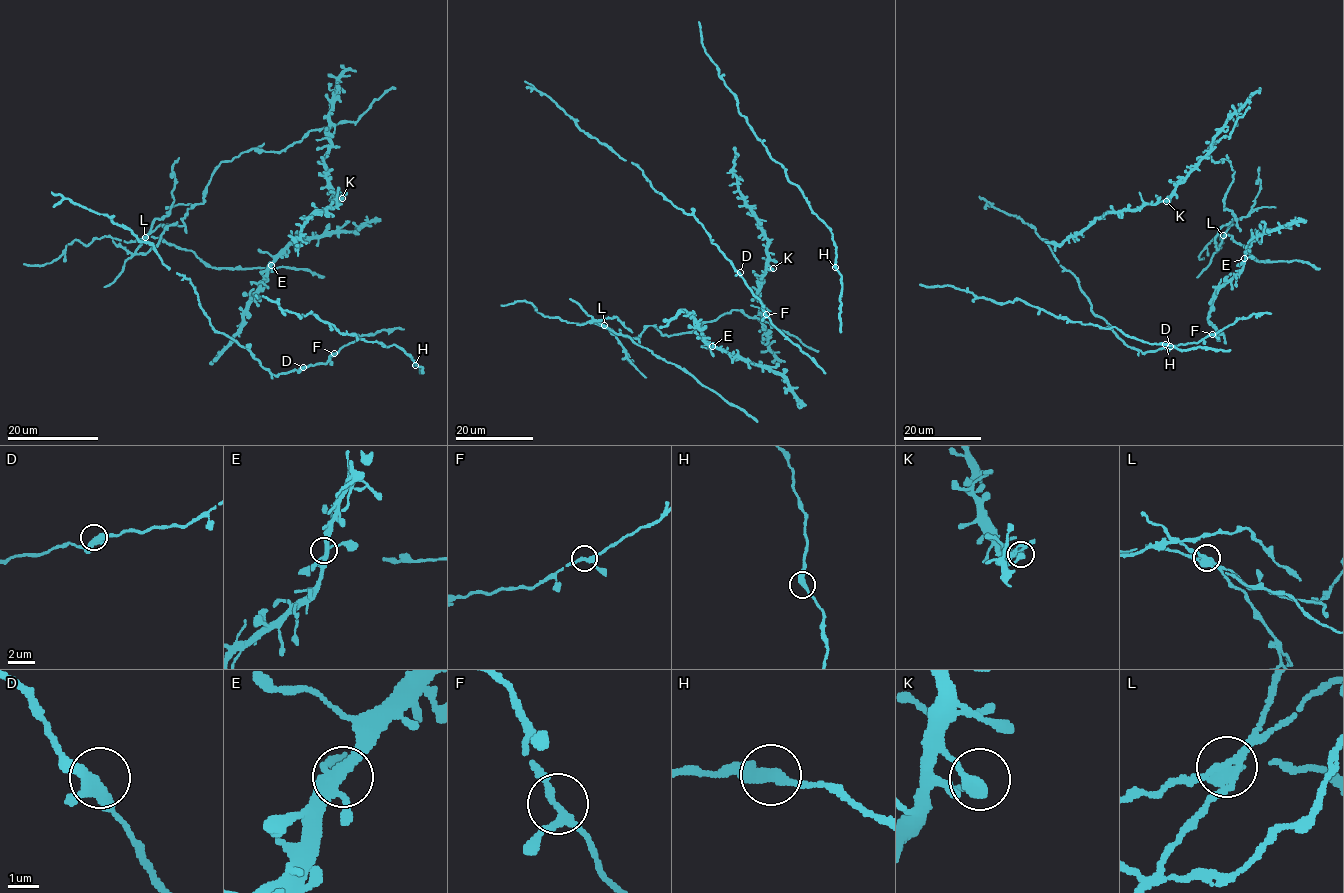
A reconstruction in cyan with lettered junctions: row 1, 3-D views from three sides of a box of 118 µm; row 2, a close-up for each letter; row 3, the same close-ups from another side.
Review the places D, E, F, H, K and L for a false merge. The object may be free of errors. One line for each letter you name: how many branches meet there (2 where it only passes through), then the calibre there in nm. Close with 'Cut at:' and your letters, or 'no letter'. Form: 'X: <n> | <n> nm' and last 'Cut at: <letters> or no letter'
L: 3 | 320 nm
Cut at: L

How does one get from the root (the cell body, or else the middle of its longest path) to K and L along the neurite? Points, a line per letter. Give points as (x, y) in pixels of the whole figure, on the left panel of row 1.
K: (188, 209), (203, 202), (222, 161), (252, 149), (280, 152), (323, 128), (327, 187), (342, 198)
L: (188, 209), (183, 225), (159, 225), (145, 237)

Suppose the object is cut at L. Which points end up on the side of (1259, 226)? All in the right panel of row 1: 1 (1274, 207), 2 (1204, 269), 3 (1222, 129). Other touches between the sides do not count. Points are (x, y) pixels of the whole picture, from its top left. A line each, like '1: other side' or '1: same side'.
1: other side
2: other side
3: same side

